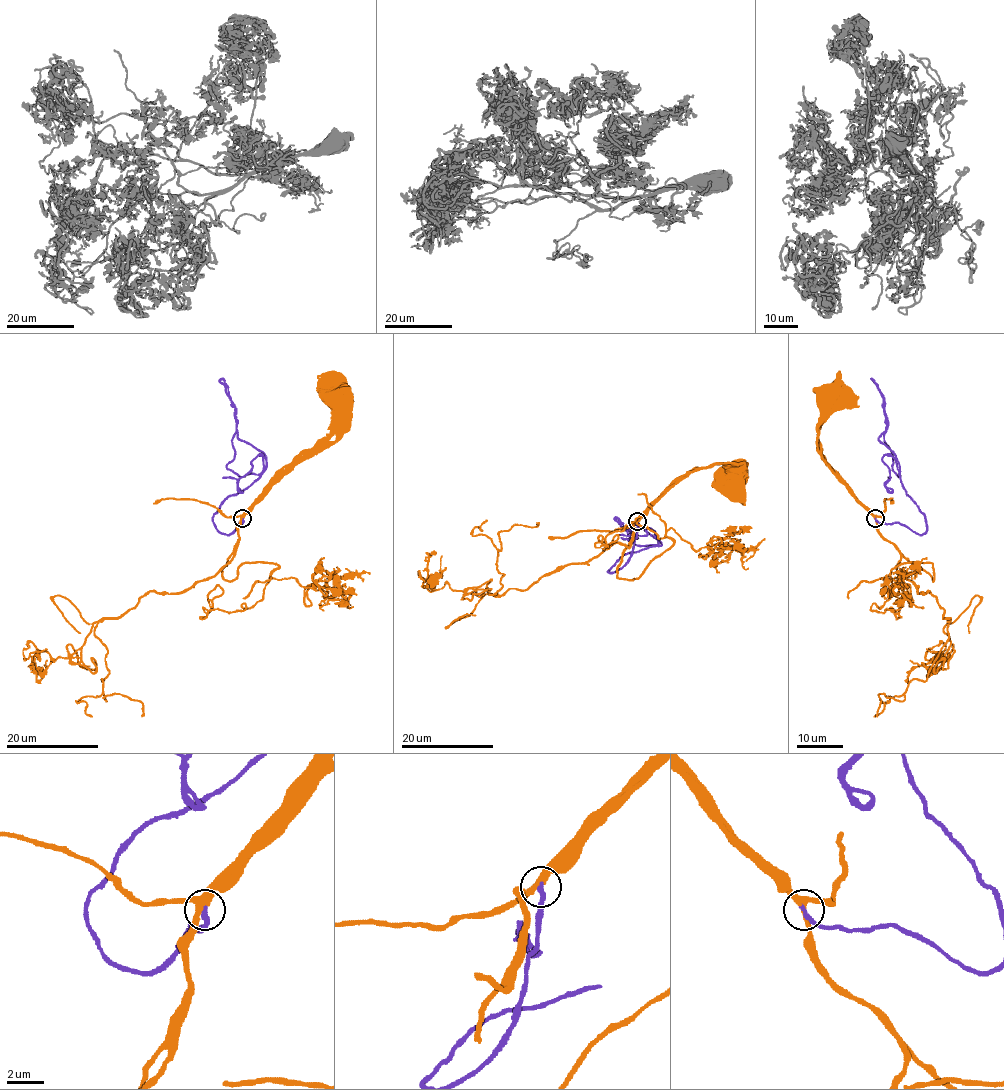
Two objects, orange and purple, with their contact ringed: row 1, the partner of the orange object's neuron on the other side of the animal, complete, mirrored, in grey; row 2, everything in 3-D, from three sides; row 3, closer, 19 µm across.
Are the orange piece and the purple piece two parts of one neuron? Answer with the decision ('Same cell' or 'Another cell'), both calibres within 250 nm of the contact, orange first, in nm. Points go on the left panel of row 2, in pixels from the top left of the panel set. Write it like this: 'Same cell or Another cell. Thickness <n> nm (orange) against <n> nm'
Same cell. Thickness 280 nm (orange) against 300 nm

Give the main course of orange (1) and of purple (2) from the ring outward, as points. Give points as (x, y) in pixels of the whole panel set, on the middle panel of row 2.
1: (637, 521), (690, 472), (723, 464), (735, 469), (736, 473)
2: (638, 521), (633, 550), (623, 566), (609, 573), (624, 554), (660, 541), (633, 524), (631, 532), (616, 516)

